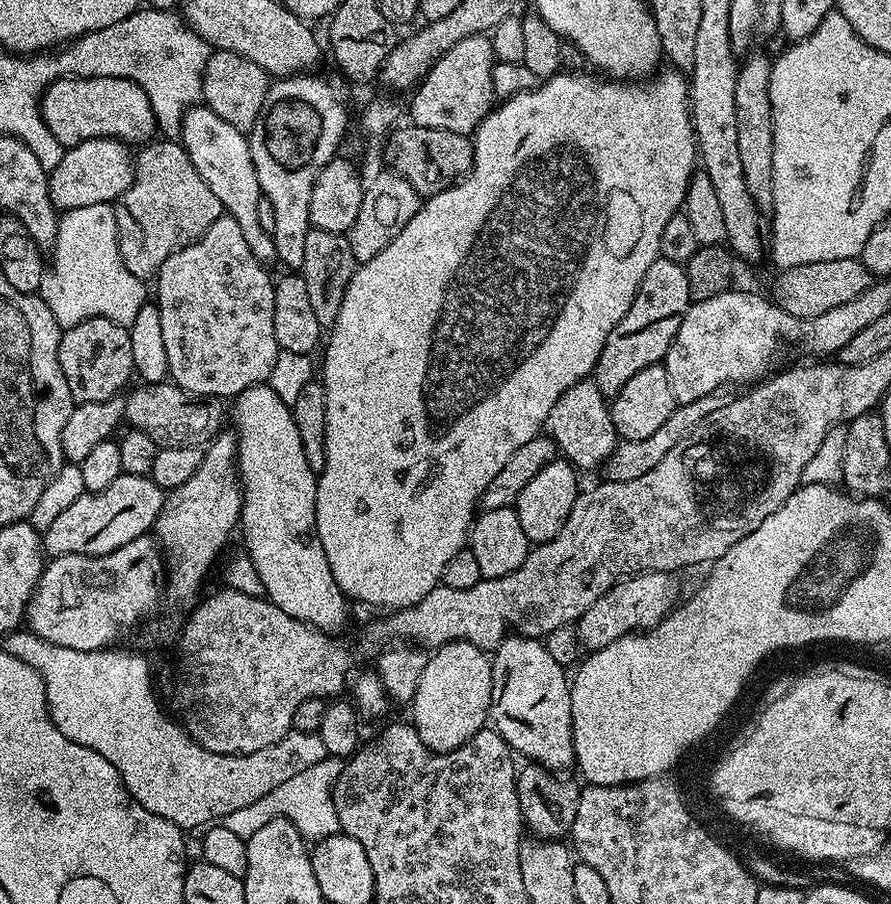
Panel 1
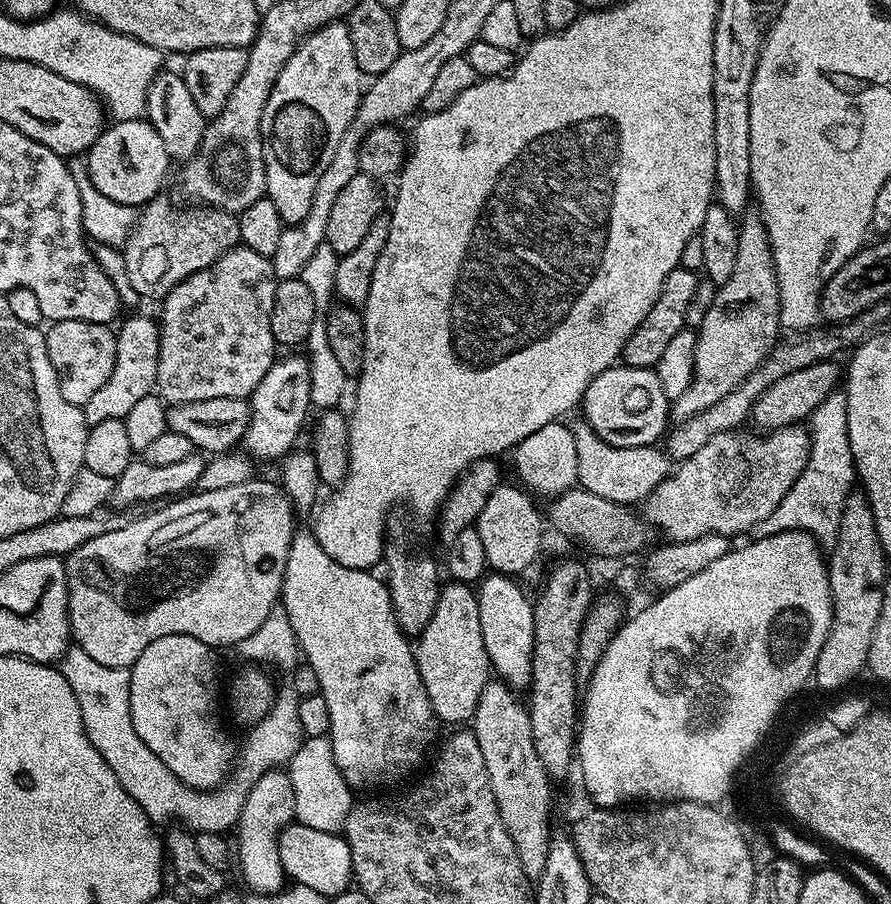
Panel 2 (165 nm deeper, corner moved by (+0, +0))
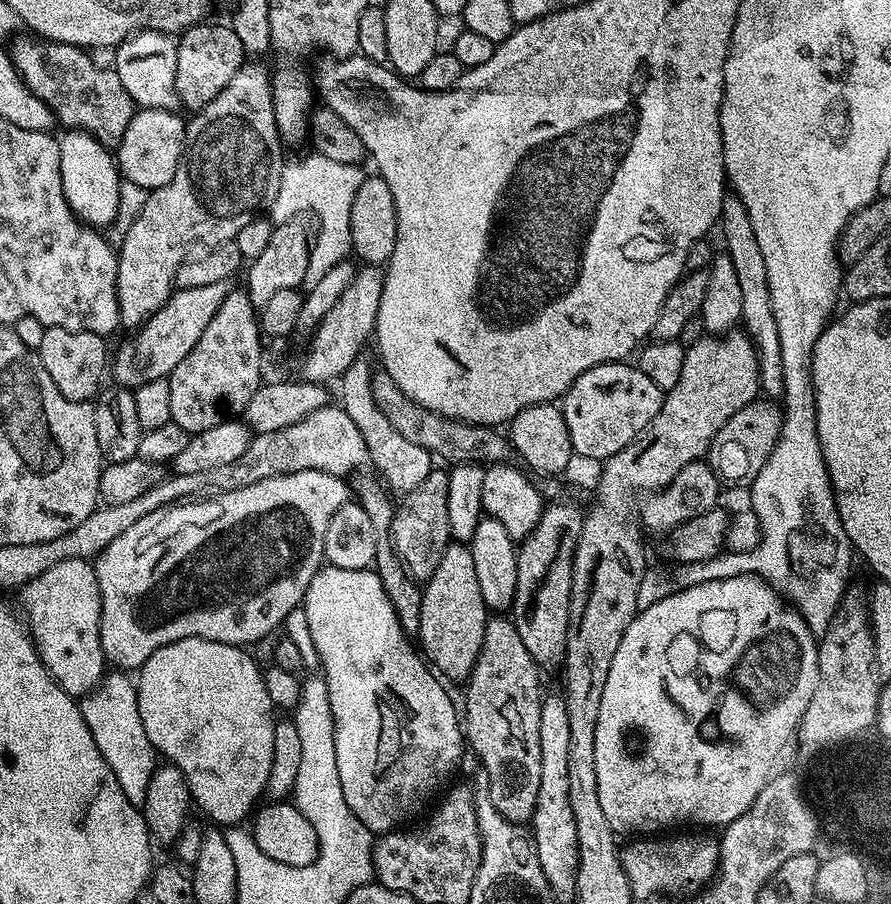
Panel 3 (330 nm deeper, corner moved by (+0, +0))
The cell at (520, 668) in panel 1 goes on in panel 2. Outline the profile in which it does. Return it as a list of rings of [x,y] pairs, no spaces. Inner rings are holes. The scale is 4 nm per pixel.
[[[488,574],[479,581],[476,601],[478,622],[482,622],[482,642],[486,642],[486,654],[491,671],[513,690],[527,689],[532,682],[532,655],[534,654],[533,601],[515,584],[508,574]]]

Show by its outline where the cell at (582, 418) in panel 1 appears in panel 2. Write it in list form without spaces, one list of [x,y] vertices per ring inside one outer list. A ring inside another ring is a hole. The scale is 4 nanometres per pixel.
[[[587,422],[573,423],[574,446],[578,449],[578,484],[598,494],[598,498],[613,500],[629,506],[639,505],[657,486],[670,475],[670,460],[656,446],[638,446],[637,448],[615,448],[610,446]],[[669,464],[669,468],[668,468]]]

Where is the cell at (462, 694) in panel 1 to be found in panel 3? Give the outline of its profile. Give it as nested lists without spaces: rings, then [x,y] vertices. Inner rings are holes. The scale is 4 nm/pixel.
[[[449,543],[440,556],[434,574],[423,585],[423,590],[419,651],[441,677],[467,681],[482,650],[490,619],[490,610],[478,586],[478,573],[474,571],[471,547],[468,544]]]

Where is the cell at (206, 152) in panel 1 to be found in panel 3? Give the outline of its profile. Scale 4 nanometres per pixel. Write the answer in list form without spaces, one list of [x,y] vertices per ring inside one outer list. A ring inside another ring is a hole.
[[[134,32],[125,38],[114,49],[116,64],[114,71],[126,86],[126,94],[130,94],[133,105],[137,109],[153,108],[176,112],[181,107],[176,89],[176,75],[178,74],[178,54],[176,40],[166,32]]]

